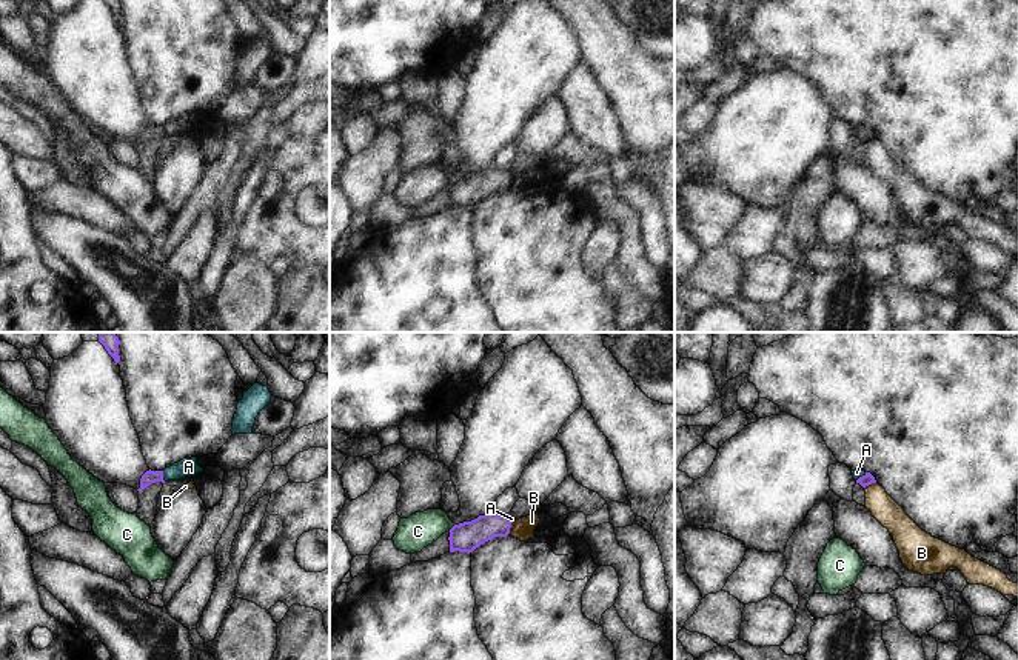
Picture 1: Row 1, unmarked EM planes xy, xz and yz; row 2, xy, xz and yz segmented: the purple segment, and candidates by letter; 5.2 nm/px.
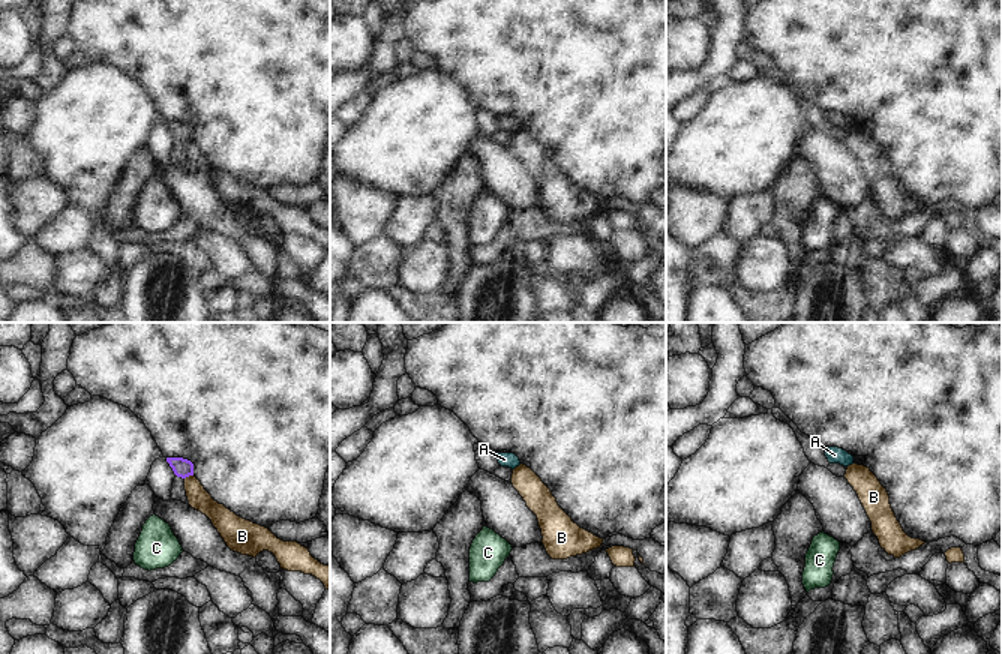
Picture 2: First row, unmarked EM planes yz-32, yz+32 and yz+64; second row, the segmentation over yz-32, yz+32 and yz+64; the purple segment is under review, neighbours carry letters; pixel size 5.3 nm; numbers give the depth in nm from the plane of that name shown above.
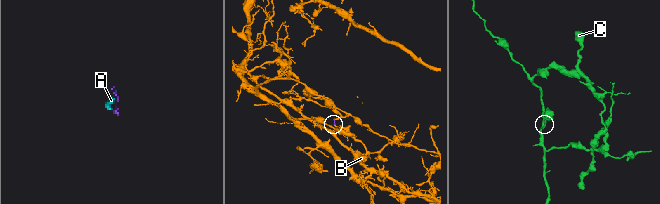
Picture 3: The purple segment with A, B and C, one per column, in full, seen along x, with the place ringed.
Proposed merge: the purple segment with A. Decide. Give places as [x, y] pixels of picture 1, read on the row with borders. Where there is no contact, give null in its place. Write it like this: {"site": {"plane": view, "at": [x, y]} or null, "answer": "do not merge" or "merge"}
{"site": {"plane": "xy", "at": [162, 476]}, "answer": "merge"}

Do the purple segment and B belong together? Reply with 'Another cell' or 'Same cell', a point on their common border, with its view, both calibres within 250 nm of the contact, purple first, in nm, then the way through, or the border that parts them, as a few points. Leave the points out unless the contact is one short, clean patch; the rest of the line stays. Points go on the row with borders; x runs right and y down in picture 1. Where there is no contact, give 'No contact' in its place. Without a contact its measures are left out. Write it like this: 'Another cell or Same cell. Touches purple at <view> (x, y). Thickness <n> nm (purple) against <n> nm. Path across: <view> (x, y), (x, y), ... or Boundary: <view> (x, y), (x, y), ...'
Another cell. Touches purple at xz (510, 526). Thickness 160 nm (purple) against 110 nm. Boundary: xz (513, 522), (507, 534)

